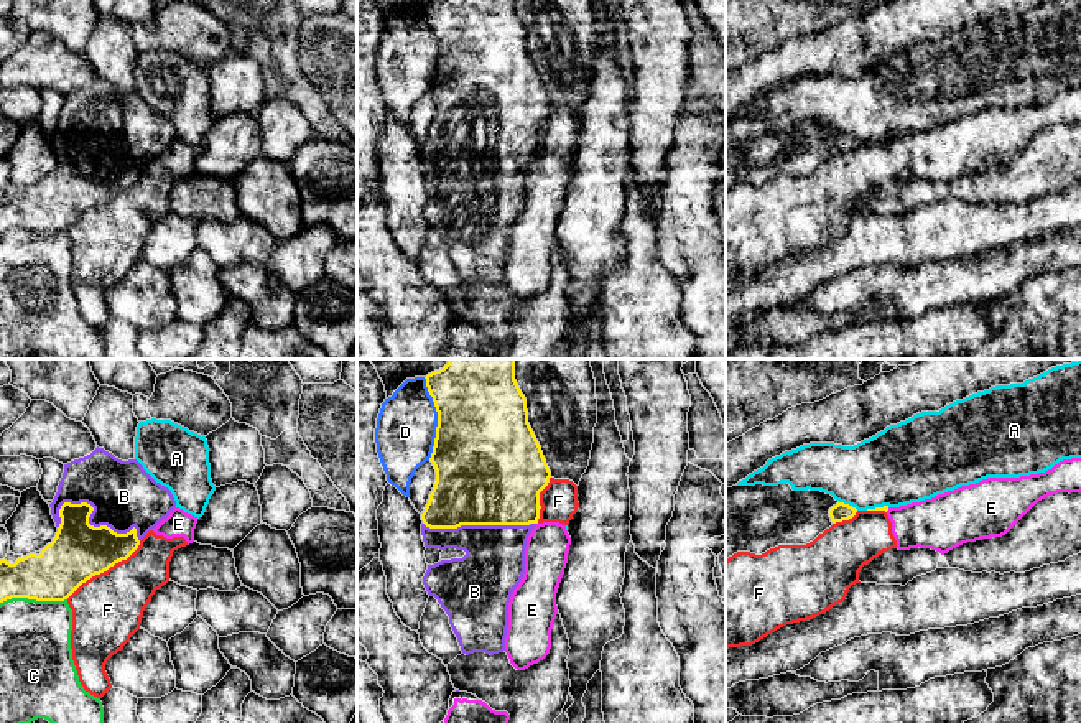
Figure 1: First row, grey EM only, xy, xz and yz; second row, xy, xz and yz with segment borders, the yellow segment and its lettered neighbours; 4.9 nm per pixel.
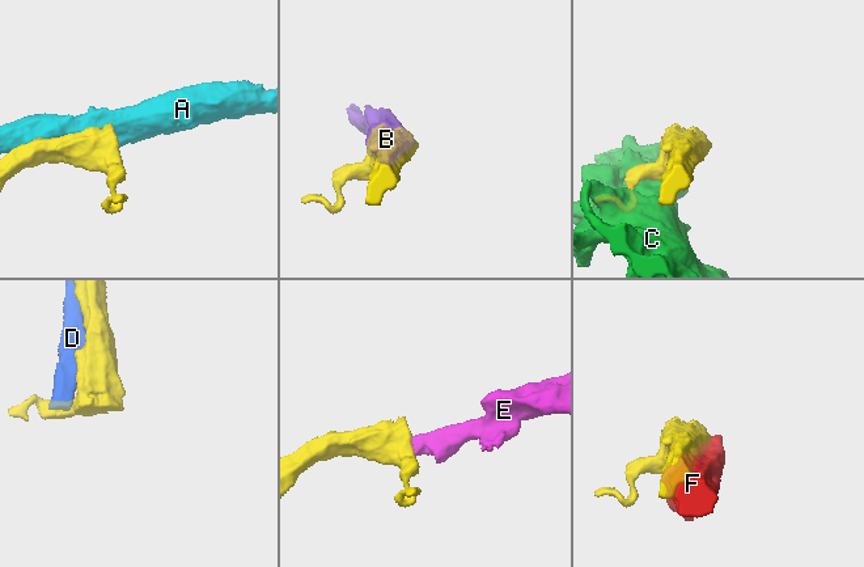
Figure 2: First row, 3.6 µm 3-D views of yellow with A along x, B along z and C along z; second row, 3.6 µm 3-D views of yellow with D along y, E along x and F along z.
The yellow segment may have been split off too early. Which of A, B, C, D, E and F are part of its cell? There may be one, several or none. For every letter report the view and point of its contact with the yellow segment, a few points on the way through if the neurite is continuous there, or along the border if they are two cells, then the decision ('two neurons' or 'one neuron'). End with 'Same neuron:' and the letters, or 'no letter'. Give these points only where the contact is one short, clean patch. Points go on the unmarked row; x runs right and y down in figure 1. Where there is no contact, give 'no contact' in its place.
A: yz (849, 137) | two neurons
B: xy (92, 157) | one neuron
C: xy (33, 229) | two neurons
D: xz (438, 50) | two neurons
E: yz (887, 140) | along yz (889, 139), (886, 142) | two neurons
F: xy (104, 201) | two neurons
Same neuron: B

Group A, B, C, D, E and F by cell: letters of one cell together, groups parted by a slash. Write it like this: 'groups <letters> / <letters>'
groups A / B / C D / E F

